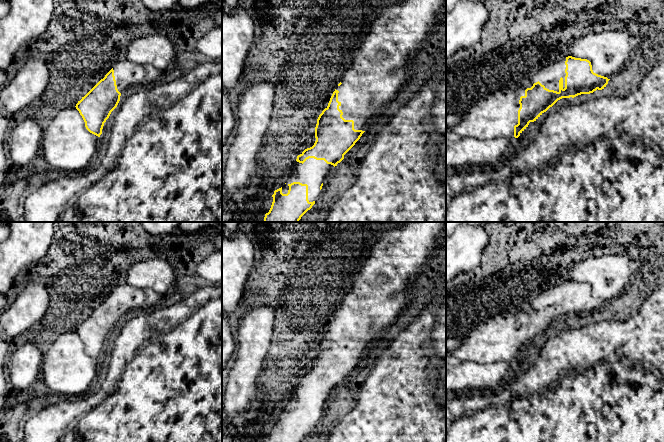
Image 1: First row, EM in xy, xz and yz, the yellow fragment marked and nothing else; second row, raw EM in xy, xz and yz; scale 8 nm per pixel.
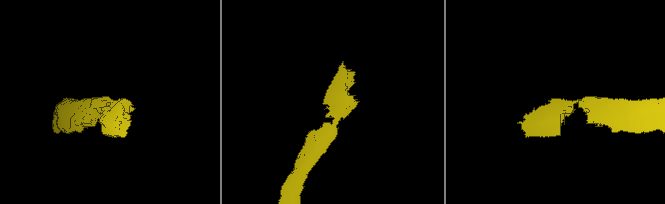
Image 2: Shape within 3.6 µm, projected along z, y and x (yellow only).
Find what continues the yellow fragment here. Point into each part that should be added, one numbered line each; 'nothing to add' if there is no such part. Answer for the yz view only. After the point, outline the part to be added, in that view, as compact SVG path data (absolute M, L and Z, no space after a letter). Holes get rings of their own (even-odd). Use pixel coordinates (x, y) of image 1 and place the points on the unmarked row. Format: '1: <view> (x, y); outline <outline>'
1: yz (494, 340); outline M566 282L552 286L511 312L501 312L469 331L457 332L453 337L459 339L461 345L452 354L463 361L478 364L514 361L514 350L518 348L520 321L525 320L525 314L538 305L545 312L559 316L559 304L562 301L564 313L565 285Z

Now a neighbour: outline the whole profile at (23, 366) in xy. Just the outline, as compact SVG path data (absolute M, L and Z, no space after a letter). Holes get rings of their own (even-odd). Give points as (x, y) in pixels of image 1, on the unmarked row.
M25 343L9 353L6 372L10 387L25 390L31 387L41 375L43 352L34 344Z

